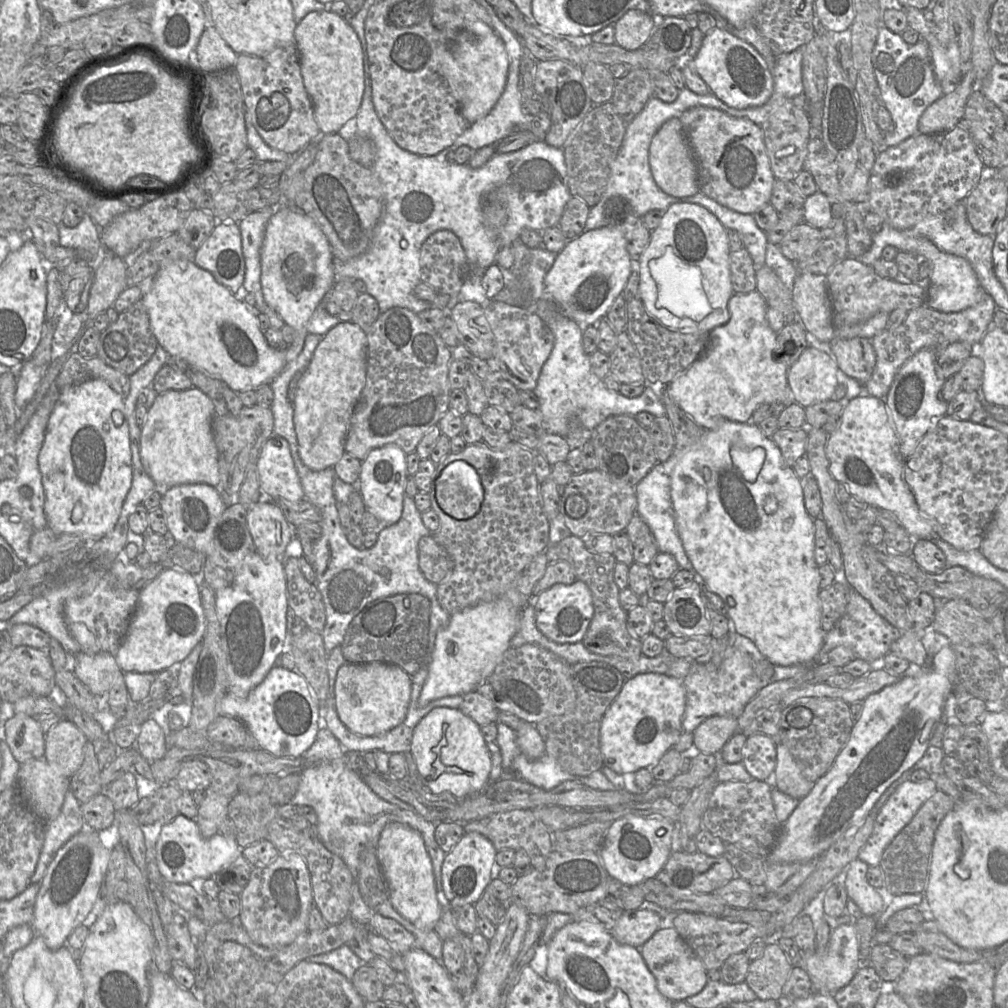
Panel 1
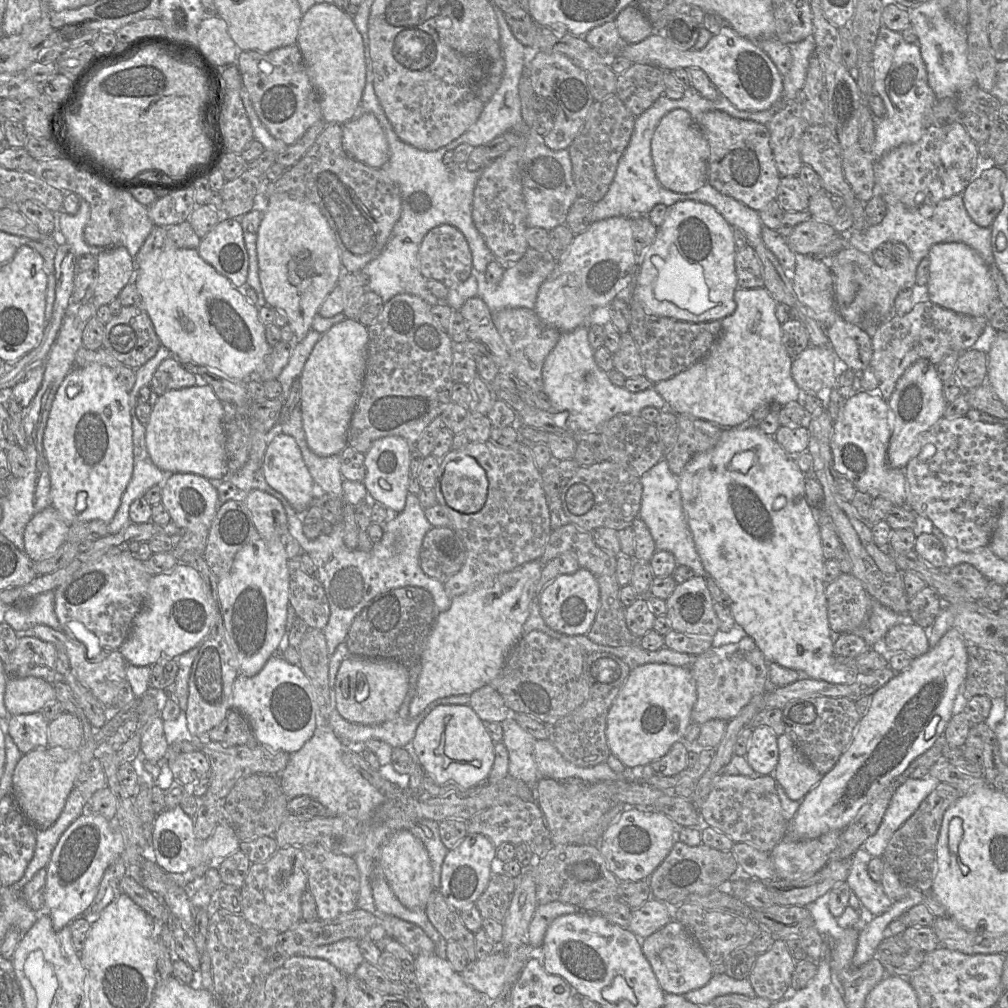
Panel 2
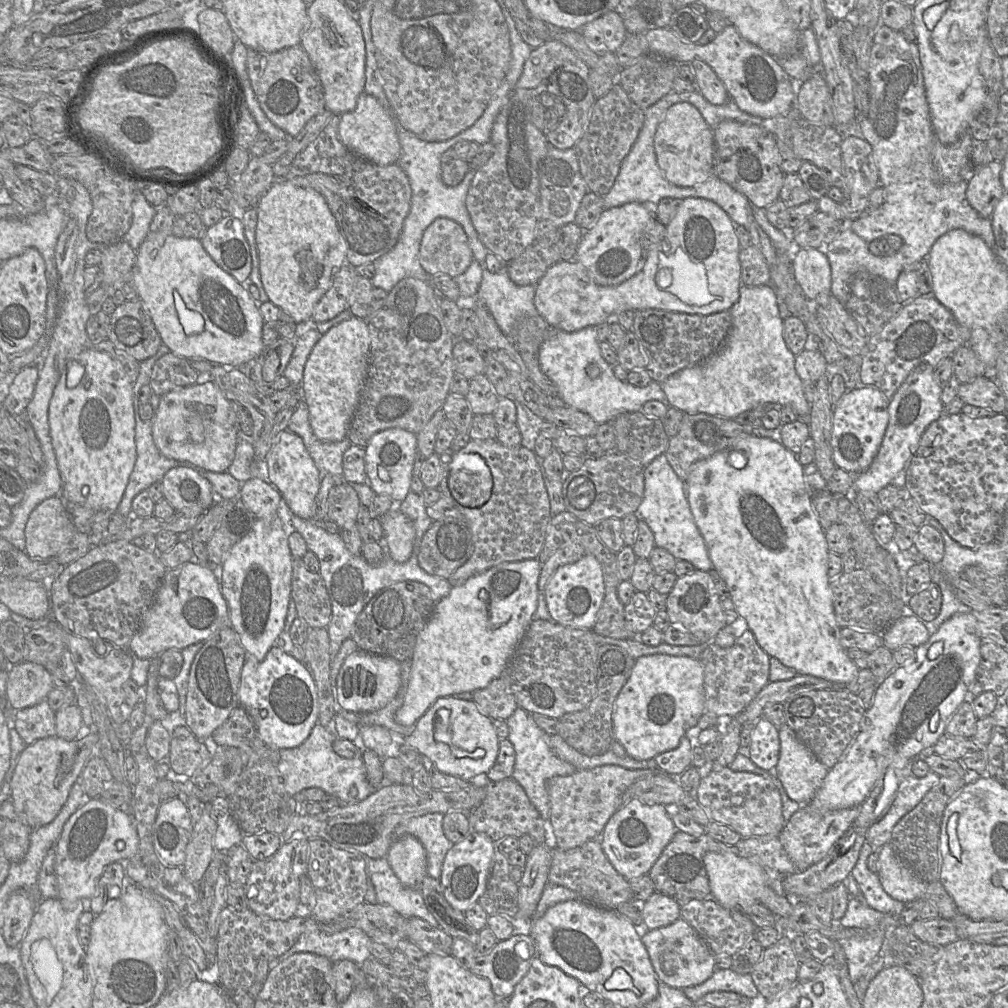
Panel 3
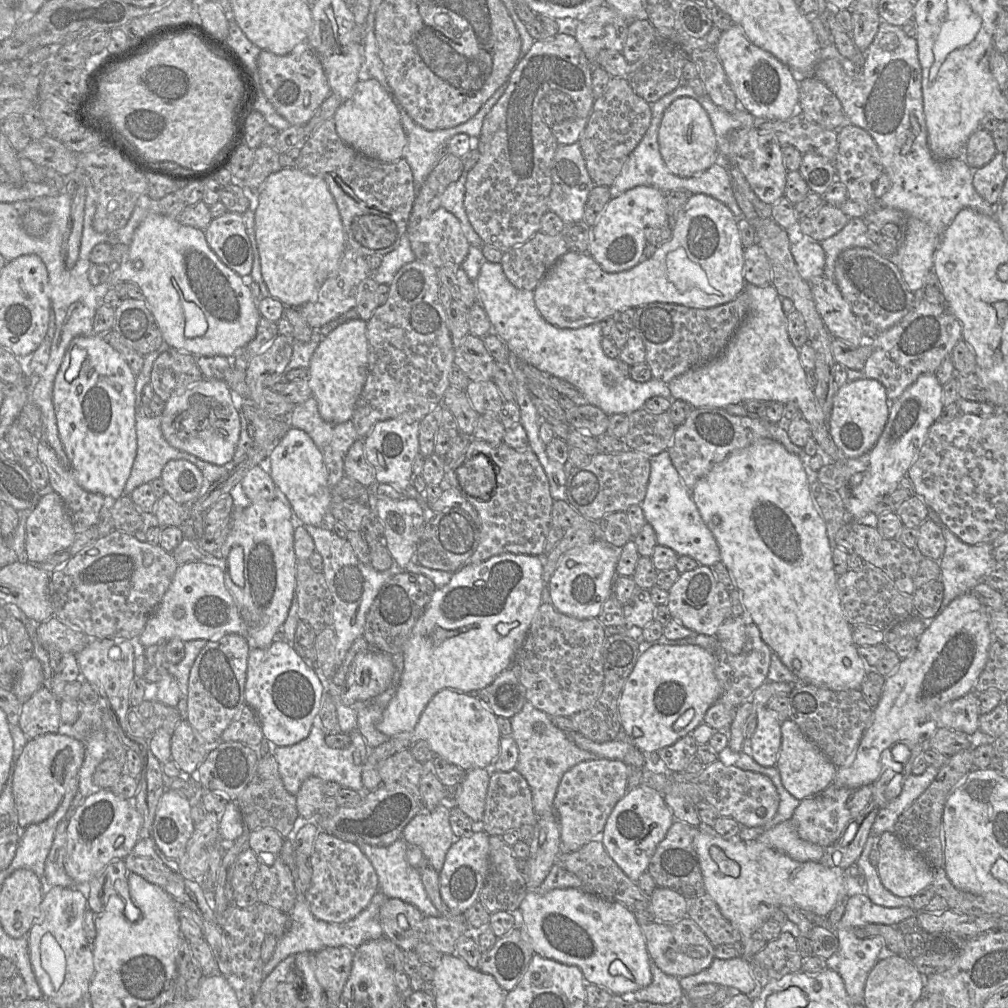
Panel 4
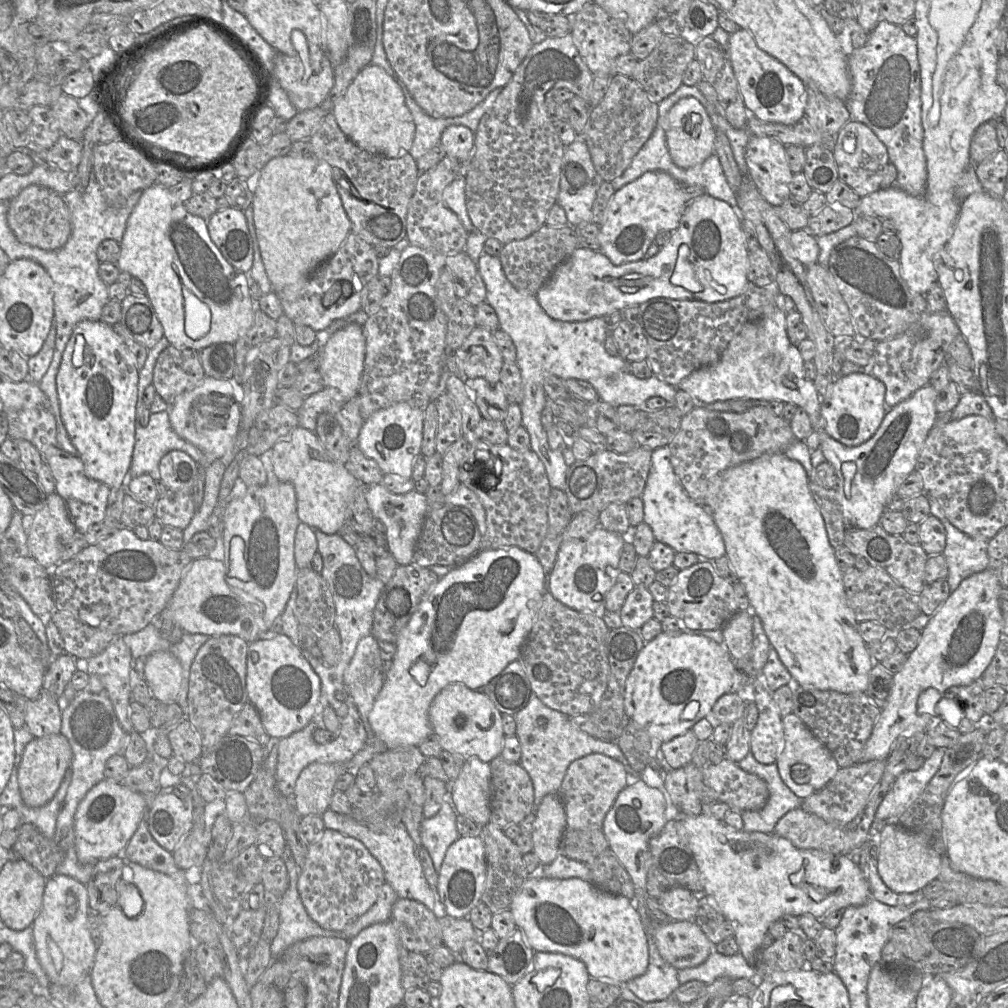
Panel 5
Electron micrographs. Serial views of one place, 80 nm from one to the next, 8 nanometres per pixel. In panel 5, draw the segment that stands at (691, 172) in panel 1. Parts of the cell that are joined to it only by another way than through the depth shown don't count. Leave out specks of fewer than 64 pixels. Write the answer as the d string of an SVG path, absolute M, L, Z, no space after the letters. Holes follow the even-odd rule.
M693 97L679 99L670 109L666 124L666 143L675 165L689 168L715 153L715 127L703 105Z

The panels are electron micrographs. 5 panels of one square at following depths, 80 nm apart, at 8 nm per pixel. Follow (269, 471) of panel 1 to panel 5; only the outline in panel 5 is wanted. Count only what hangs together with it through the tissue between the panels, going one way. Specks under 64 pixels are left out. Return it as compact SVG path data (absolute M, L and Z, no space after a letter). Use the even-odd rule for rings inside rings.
M295 427L289 434L278 439L272 447L273 472L279 481L293 485L297 500L299 520L313 529L327 534L338 534L345 521L351 518L351 502L355 499L357 480L343 464L333 462L326 454L315 432Z

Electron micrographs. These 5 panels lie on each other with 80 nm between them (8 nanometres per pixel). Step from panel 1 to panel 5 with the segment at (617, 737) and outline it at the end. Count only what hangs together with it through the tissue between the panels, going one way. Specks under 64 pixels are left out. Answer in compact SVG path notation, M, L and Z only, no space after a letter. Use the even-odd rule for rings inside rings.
M687 630L679 635L662 632L646 642L638 654L626 680L624 709L629 720L642 727L650 738L667 742L692 729L697 721L705 718L722 695L730 691L743 692L747 682L748 676L736 667L723 643L719 644L704 635Z

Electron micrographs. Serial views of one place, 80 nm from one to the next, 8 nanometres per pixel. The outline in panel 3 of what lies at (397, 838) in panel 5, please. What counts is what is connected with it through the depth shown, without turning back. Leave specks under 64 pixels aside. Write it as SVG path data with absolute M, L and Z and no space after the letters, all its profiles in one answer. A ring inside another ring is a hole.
M386 857L365 858L367 875L374 886L377 902L389 905L404 917L416 917L439 926L428 910L420 888L403 885Z

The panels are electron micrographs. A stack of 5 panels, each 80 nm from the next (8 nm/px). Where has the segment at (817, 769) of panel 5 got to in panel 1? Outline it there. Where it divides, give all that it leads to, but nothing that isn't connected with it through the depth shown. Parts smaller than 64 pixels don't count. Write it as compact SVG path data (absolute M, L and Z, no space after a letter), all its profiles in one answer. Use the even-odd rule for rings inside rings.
M779 742L776 749L776 768L772 777L773 785L790 797L802 799L811 791L815 783L802 774L795 759L784 744Z

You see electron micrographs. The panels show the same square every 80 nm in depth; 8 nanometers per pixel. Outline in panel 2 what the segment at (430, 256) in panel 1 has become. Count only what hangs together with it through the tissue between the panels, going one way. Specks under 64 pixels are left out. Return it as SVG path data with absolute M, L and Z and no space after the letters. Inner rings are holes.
M441 225L427 233L420 246L419 260L425 279L440 281L448 288L466 281L472 274L467 240L451 225Z

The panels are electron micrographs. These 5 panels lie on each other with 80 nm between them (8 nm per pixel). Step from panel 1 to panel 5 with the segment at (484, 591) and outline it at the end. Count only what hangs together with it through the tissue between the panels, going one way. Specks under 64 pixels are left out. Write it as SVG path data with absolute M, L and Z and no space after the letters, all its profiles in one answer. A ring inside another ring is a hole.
M479 439L469 444L460 466L471 471L475 465L482 465L486 471L479 477L481 487L491 480L485 489L477 490L486 512L487 524L480 551L515 546L535 554L548 532L551 486L542 461L531 449L517 450L508 444L491 444Z

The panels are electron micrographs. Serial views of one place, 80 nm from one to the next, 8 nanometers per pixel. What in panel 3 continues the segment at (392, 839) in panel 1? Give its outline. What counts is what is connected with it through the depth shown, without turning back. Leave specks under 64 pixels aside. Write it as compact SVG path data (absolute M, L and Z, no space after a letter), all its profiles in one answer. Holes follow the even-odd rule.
M404 836L395 840L386 856L393 872L407 887L419 888L428 874L426 852L414 836Z

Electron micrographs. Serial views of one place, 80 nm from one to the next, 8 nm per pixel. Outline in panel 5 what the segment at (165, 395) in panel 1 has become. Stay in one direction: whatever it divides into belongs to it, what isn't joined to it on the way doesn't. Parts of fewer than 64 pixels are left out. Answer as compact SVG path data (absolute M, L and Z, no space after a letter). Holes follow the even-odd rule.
M205 377L178 395L169 405L169 421L174 432L182 439L200 449L210 460L221 459L234 445L239 431L241 404L237 402L234 388L229 380Z

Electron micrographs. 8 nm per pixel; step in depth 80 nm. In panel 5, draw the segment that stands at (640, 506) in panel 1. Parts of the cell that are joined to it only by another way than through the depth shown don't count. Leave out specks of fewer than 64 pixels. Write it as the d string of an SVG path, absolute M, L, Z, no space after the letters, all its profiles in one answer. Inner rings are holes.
M668 445L655 449L652 453L651 466L646 486L640 496L644 505L644 522L653 531L656 541L669 545L676 552L693 552L702 559L714 561L726 554L725 543L711 513L694 502L685 492L671 463L671 452Z

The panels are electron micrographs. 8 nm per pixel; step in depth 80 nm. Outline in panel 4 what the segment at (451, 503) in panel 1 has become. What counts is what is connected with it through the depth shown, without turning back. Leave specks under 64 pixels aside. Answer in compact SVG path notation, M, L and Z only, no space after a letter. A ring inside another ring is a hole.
M484 454L463 462L455 471L460 490L466 497L488 501L496 489L493 465Z

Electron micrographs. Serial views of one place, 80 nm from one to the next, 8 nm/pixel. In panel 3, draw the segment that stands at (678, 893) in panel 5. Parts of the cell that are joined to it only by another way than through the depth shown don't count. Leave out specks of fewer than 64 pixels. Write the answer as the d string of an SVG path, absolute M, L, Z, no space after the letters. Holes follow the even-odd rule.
M658 891L643 903L639 910L643 919L642 931L668 926L681 917L681 903Z

